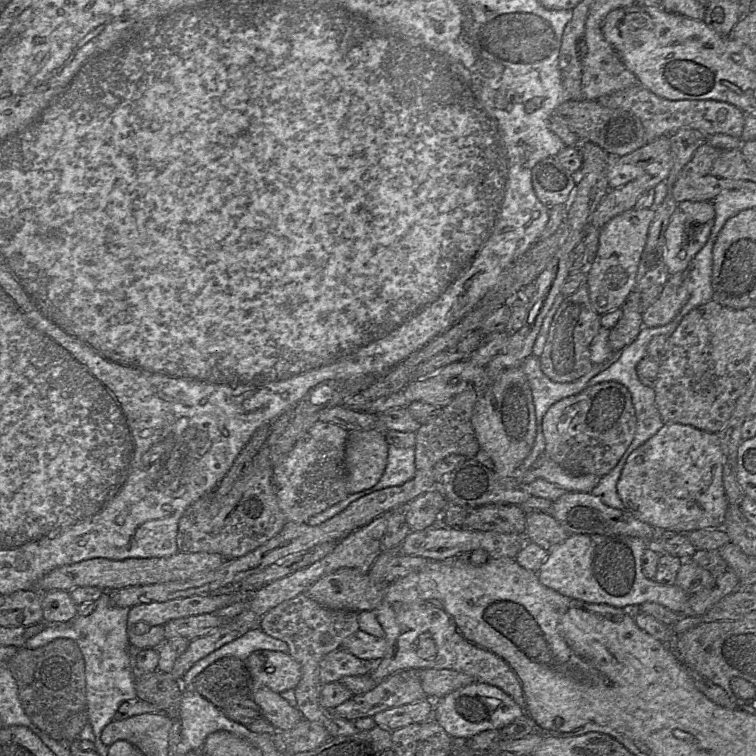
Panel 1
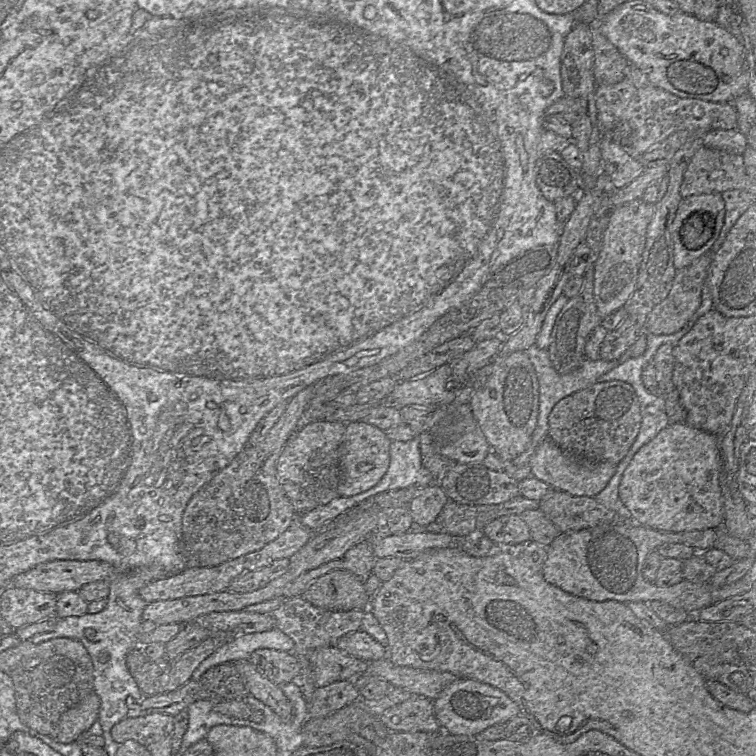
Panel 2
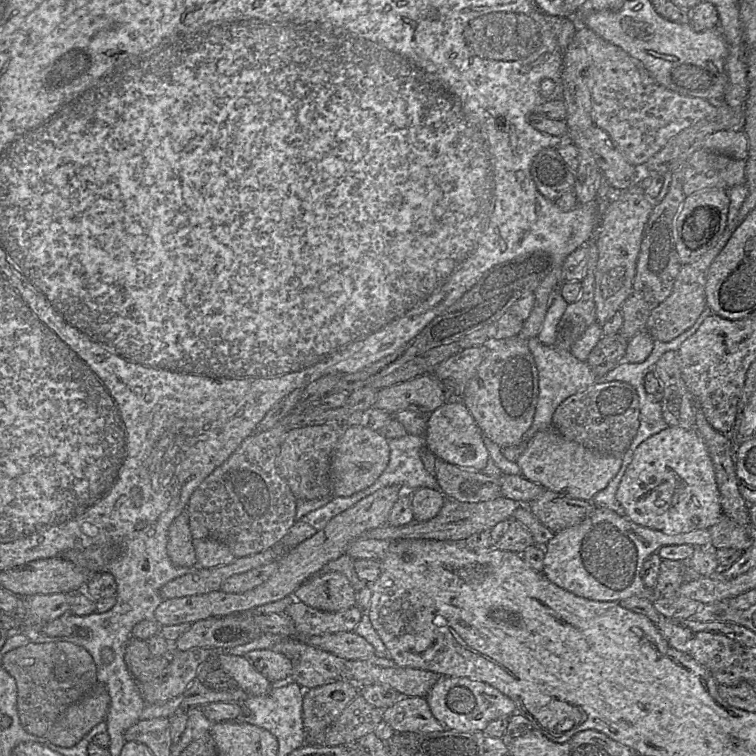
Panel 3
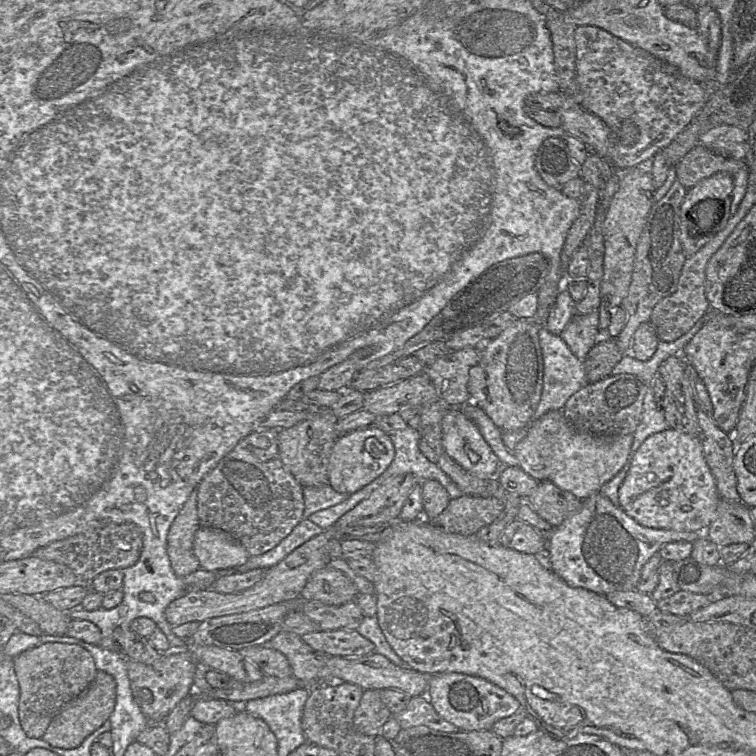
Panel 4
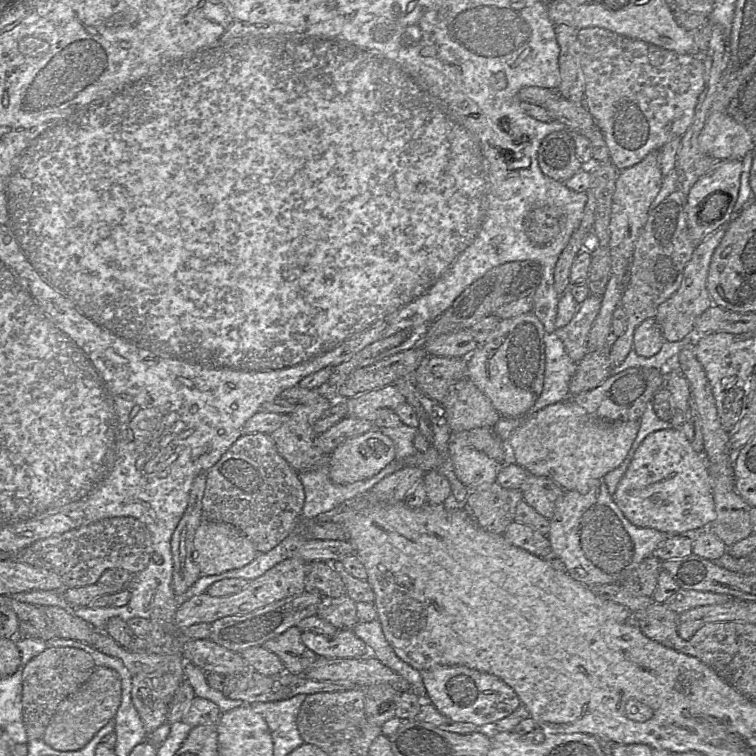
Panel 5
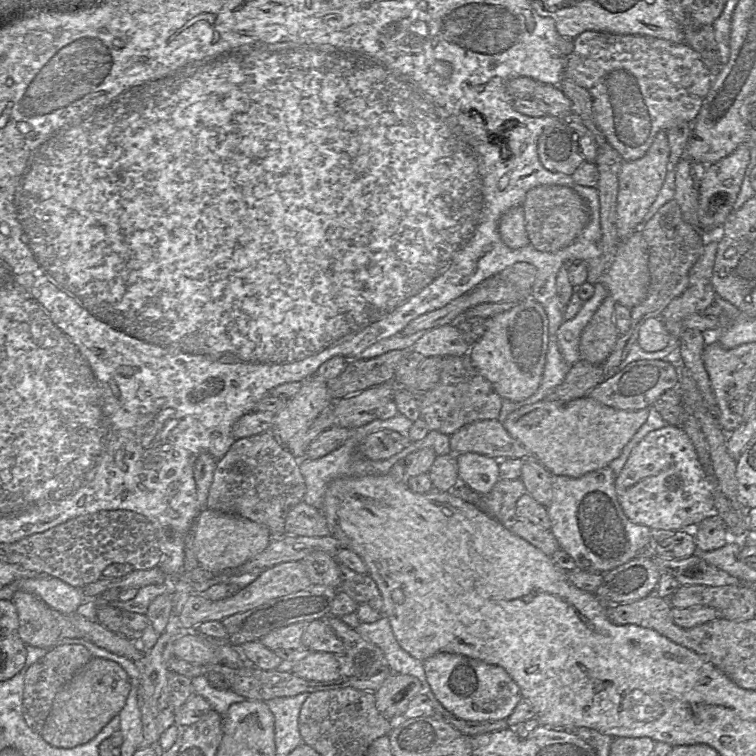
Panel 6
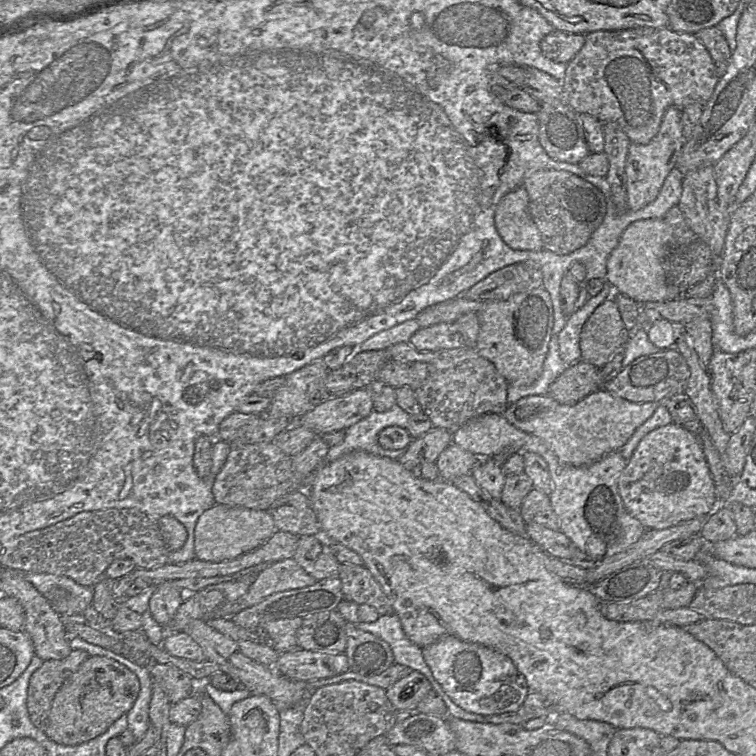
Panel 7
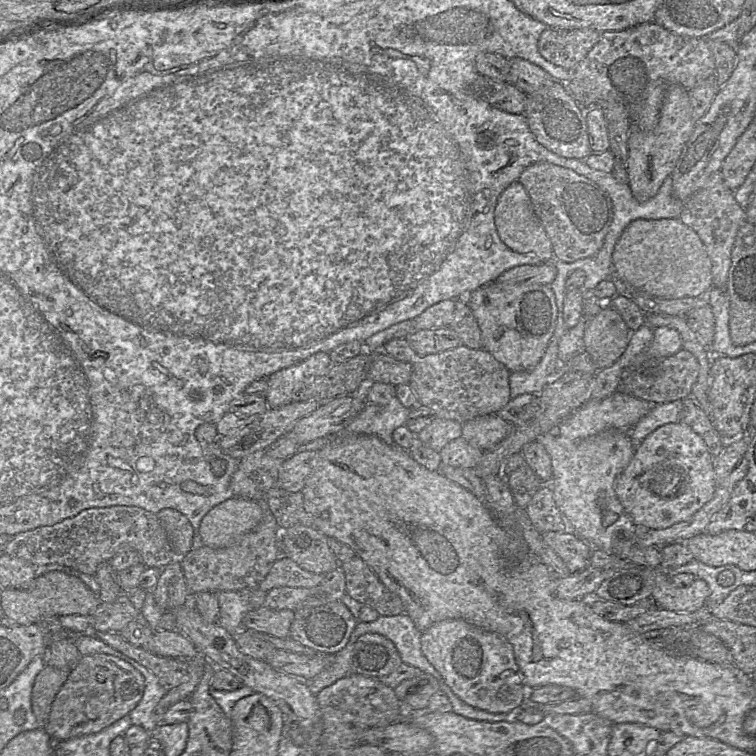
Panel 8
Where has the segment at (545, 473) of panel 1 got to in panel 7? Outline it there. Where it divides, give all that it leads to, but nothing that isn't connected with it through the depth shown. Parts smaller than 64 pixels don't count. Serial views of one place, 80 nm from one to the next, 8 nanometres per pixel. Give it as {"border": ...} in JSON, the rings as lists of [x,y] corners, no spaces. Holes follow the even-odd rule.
{"border":[[[600,388],[572,405],[560,404],[546,395],[523,397],[508,405],[502,415],[517,429],[542,439],[561,463],[581,467],[619,451],[658,405],[629,402]]]}

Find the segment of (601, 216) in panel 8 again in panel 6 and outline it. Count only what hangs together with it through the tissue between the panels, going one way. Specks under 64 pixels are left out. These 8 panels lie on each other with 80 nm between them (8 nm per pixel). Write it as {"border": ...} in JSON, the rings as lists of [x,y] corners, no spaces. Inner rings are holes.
{"border":[[[541,185],[530,189],[526,194],[523,208],[530,244],[542,252],[556,252],[570,245],[590,218],[584,200],[574,189],[566,186]]]}

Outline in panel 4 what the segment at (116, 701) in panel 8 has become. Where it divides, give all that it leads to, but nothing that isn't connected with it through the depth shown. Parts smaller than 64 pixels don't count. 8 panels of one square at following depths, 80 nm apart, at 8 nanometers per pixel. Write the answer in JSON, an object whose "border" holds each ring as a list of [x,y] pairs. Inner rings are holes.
{"border":[[[97,671],[94,681],[78,697],[67,703],[52,719],[42,739],[62,749],[74,749],[109,720],[116,704],[116,681],[110,674]]]}

